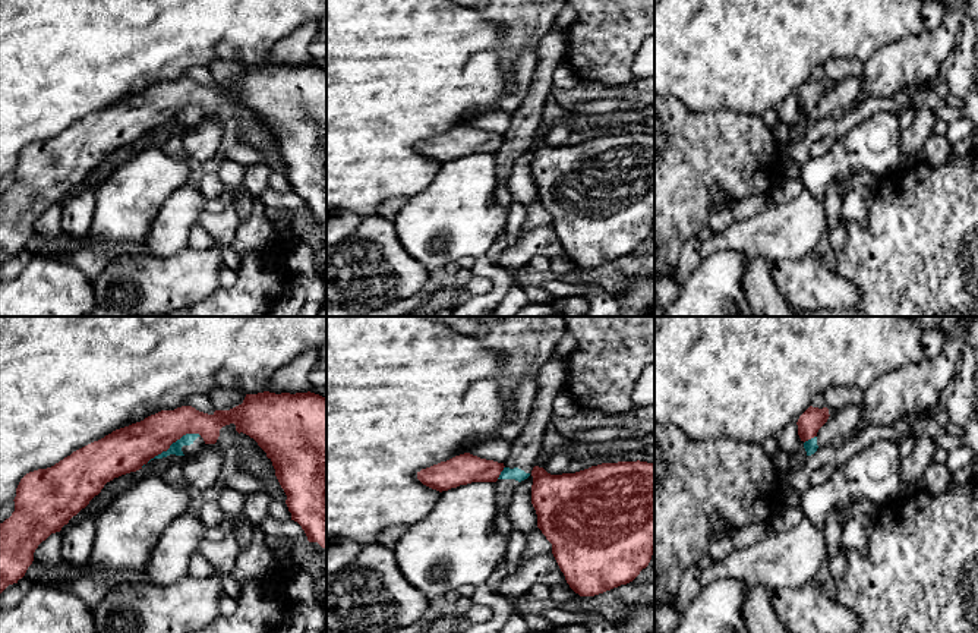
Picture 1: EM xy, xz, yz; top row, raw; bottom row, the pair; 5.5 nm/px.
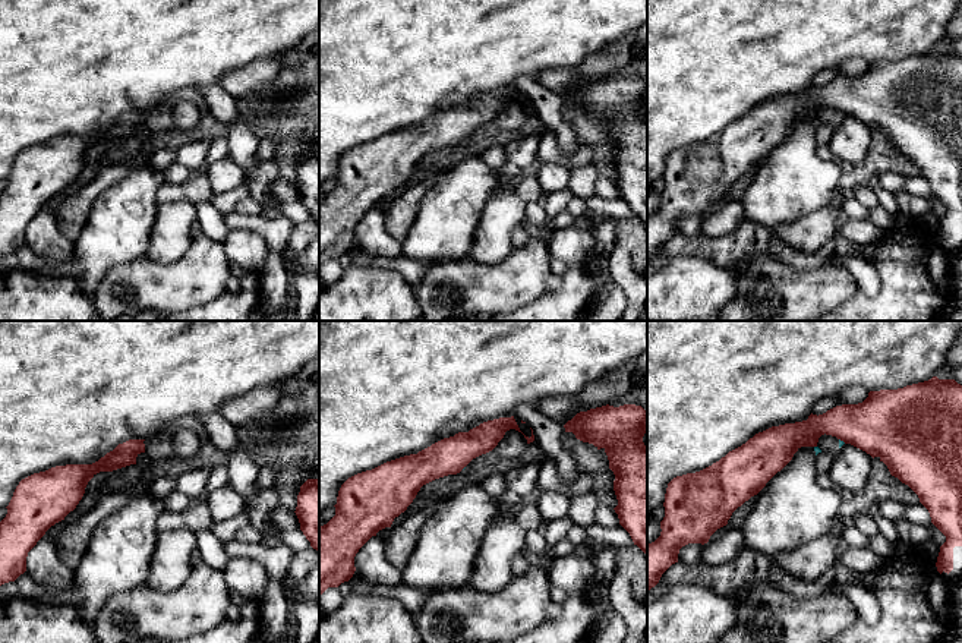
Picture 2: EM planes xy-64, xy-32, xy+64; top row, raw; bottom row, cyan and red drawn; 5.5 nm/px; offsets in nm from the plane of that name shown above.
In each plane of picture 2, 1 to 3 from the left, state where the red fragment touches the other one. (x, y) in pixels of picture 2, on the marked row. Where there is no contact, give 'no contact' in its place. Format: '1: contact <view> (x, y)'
1: no contact
2: no contact
3: contact xy+64 (842, 441)

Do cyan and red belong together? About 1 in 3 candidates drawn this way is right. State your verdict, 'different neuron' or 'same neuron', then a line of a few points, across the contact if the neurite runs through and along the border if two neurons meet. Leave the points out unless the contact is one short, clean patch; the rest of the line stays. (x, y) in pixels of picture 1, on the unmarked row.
different neuron; line xy (201, 107), (183, 106), (147, 134)

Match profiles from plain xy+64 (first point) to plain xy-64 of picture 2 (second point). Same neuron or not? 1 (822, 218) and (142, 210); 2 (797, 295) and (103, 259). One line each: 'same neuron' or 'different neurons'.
1: different neurons
2: different neurons

